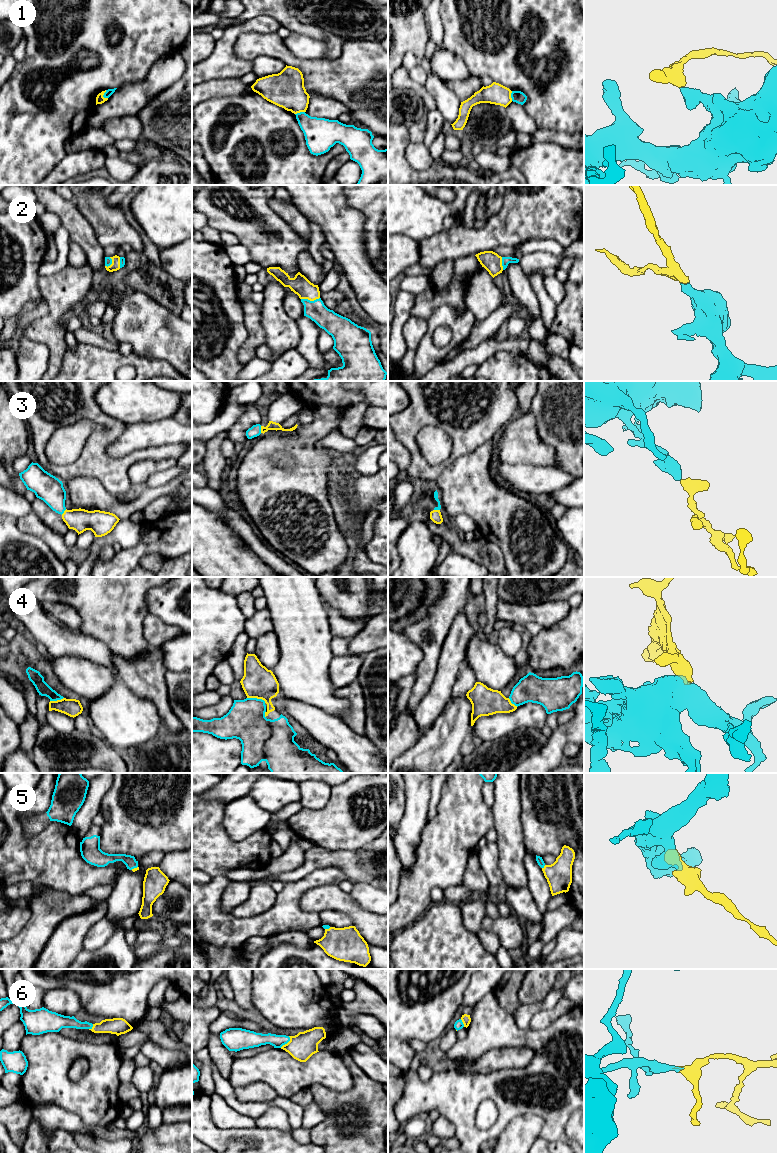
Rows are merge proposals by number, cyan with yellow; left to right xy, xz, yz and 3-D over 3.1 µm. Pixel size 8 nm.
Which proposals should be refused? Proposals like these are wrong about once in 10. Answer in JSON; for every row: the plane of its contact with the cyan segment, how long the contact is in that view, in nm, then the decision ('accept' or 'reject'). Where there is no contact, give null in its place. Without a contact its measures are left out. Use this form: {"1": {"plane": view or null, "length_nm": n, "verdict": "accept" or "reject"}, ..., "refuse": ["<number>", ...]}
{"1": {"plane": "xy", "length_nm": 70, "verdict": "reject"}, "2": {"plane": "xz", "length_nm": 150, "verdict": "accept"}, "3": {"plane": "xz", "length_nm": 60, "verdict": "accept"}, "4": {"plane": "xz", "length_nm": 160, "verdict": "accept"}, "5": {"plane": "yz", "length_nm": 40, "verdict": "accept"}, "6": {"plane": "xz", "length_nm": 120, "verdict": "accept"}, "refuse": ["1"]}

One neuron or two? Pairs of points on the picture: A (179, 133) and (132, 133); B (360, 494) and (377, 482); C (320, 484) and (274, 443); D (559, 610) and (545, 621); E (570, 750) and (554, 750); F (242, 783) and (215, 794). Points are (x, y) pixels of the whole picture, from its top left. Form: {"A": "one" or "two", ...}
{"A": "two", "B": "one", "C": "one", "D": "one", "E": "two", "F": "one"}

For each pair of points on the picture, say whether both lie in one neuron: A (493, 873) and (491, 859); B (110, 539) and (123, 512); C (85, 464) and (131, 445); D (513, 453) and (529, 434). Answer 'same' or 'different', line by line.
A: same
B: different
C: different
D: same

